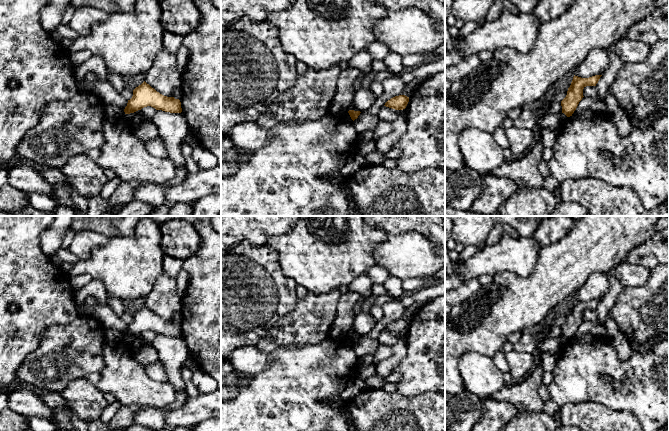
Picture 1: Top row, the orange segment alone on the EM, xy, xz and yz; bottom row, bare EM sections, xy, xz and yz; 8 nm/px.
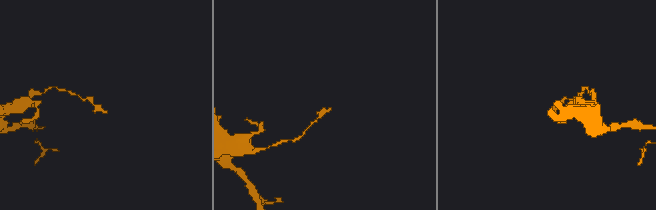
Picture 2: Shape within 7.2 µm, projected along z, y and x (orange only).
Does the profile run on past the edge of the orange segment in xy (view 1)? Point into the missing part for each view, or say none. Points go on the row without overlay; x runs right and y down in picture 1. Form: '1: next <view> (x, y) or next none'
1: next none

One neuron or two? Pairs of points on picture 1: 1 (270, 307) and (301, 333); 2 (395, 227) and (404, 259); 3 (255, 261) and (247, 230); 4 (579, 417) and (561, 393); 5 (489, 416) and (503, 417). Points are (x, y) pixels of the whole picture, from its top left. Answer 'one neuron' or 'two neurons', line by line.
1: two neurons
2: two neurons
3: two neurons
4: two neurons
5: one neuron

